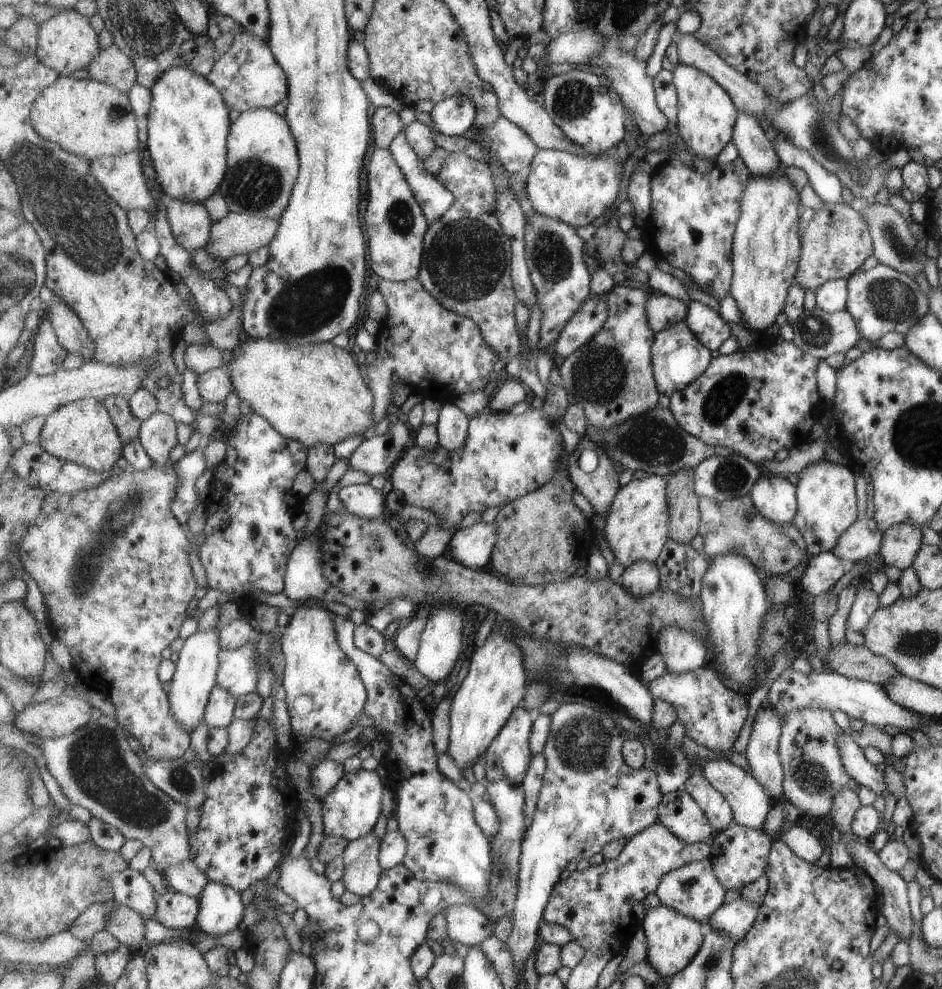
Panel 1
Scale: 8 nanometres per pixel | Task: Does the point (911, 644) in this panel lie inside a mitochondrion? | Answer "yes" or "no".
yes

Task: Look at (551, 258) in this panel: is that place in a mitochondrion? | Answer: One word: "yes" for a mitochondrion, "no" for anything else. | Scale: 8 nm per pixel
yes

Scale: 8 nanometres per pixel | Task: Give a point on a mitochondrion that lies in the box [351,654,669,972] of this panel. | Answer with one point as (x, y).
(580, 745)

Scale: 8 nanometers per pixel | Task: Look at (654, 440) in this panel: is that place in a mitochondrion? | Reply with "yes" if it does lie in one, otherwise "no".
yes

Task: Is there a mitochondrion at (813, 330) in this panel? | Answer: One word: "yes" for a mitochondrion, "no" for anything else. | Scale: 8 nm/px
yes

